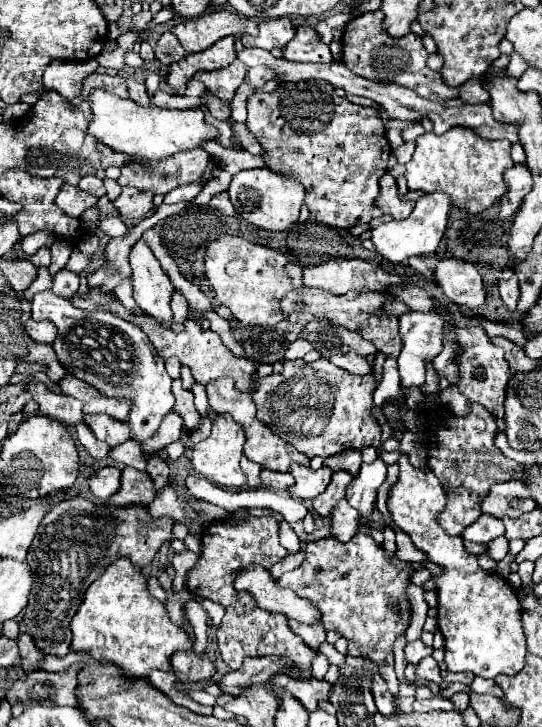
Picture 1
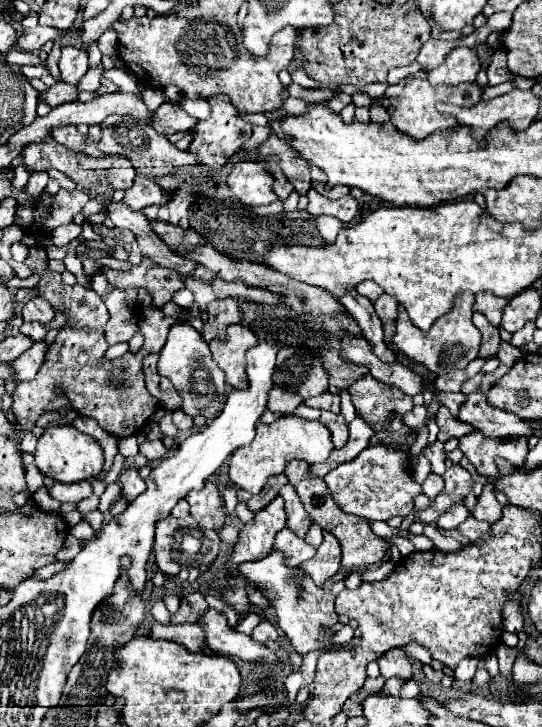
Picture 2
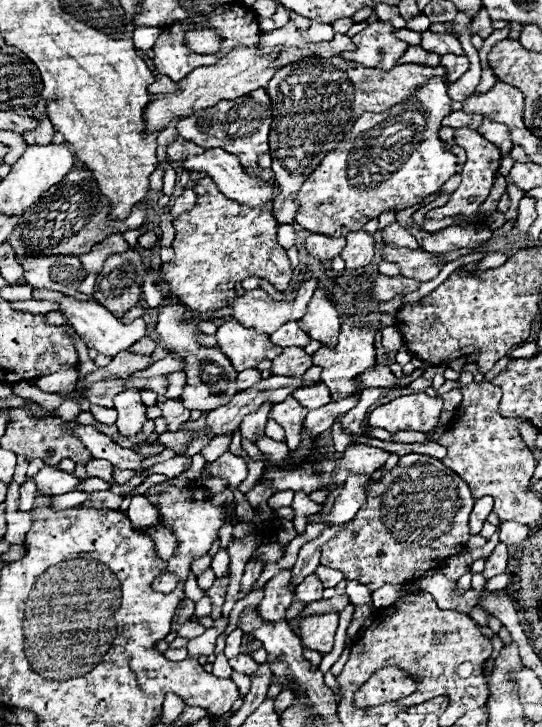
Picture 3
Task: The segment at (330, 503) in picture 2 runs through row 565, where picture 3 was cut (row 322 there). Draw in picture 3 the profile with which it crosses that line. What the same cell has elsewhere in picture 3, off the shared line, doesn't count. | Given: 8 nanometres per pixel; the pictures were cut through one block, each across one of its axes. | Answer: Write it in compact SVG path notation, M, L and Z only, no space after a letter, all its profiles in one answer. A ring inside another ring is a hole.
M356 312L356 314L346 316L342 320L342 326L340 326L338 344L334 348L322 346L312 356L314 366L322 368L322 378L320 380L330 388L332 400L340 400L342 396L350 396L356 390L360 390L360 386L356 384L356 376L374 366L374 336L376 336L374 316L376 316L376 312L360 312L360 314Z

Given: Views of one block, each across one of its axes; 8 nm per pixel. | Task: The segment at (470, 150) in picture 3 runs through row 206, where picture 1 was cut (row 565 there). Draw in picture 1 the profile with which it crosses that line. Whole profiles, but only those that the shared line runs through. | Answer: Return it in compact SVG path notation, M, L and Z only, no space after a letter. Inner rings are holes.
M408 456L398 460L400 480L392 486L388 510L394 522L412 538L412 544L422 550L428 562L442 566L444 572L432 575L438 594L438 628L444 636L444 662L450 672L472 672L482 678L498 674L516 674L524 668L526 640L522 632L522 608L516 592L498 574L482 570L476 556L468 554L460 536L444 534L436 516L446 506L446 494L438 478L428 468L414 468Z

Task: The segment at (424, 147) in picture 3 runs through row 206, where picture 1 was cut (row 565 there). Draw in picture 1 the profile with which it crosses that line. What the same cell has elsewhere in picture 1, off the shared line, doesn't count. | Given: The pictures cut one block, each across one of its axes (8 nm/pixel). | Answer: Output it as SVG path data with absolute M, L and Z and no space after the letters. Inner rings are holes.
M358 532L346 544L336 538L308 542L304 546L304 554L302 564L296 570L286 572L278 580L278 586L292 588L298 596L308 598L322 612L324 628L336 630L350 640L350 656L364 656L376 662L390 692L398 697L399 682L394 672L392 644L410 624L406 586L410 584L408 574L412 572L412 566L396 556L386 558L384 548L364 532Z

